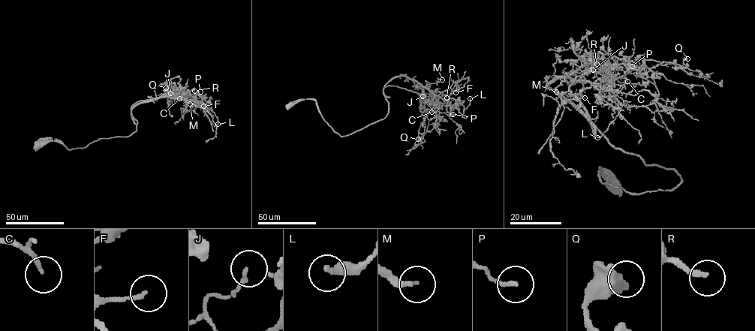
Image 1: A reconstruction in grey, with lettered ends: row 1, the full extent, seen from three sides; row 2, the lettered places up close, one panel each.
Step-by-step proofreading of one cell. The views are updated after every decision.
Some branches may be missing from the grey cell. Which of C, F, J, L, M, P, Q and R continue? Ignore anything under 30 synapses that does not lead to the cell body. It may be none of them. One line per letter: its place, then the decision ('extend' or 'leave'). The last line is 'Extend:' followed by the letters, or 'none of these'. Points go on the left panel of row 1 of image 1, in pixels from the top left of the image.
C: (179, 98) | extend
F: (203, 106) | leave
J: (170, 93) | leave
L: (218, 124) | leave
M: (190, 103) | extend
P: (200, 91) | leave
Q: (166, 88) | leave
R: (194, 91) | leave
Extend: C, M

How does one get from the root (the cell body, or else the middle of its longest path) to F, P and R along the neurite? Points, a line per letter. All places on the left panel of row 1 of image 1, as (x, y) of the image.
F: (37, 144), (57, 140), (70, 149), (127, 136), (136, 130), (132, 109), (160, 97), (203, 106)
P: (37, 144), (70, 149), (127, 136), (137, 102), (200, 91)
R: (37, 144), (57, 140), (70, 149), (127, 136), (136, 130), (134, 103), (168, 90), (194, 91)

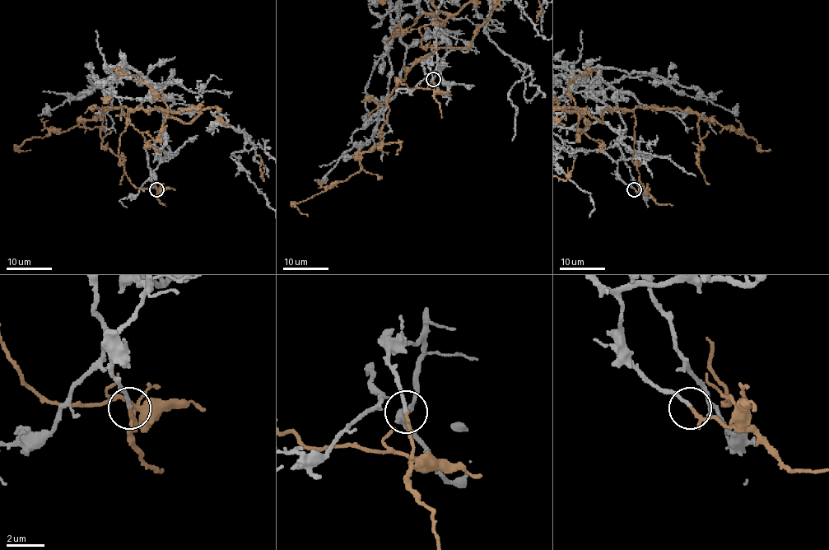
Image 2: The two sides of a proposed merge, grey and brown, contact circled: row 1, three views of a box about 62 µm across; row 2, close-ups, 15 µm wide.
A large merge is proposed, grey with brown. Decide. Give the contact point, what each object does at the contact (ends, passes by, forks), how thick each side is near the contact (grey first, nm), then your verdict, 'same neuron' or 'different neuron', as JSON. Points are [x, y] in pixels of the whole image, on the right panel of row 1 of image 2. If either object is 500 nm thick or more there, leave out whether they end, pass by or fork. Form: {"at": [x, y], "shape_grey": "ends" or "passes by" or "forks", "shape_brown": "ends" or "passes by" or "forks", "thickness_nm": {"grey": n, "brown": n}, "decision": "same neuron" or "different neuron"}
{"at": [634, 189], "shape_grey": "ends", "shape_brown": "ends", "thickness_nm": {"grey": 170, "brown": 180}, "decision": "different neuron"}

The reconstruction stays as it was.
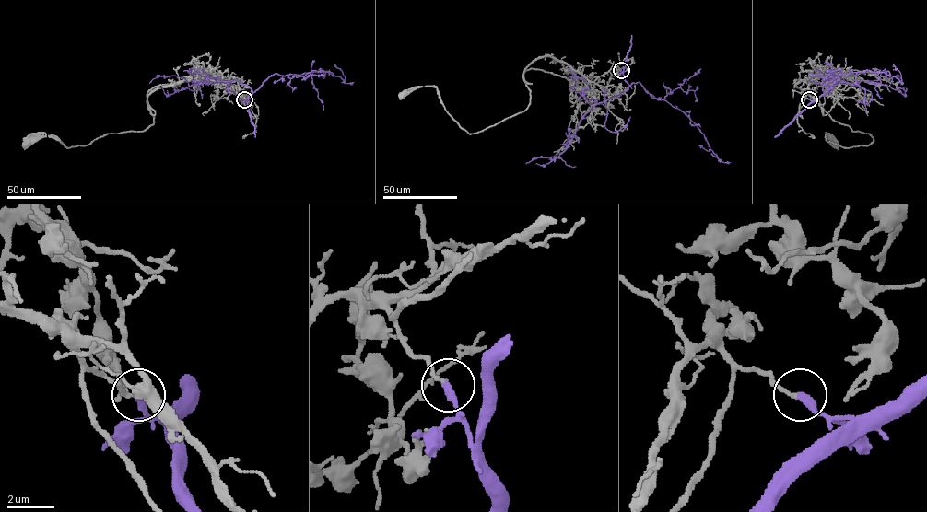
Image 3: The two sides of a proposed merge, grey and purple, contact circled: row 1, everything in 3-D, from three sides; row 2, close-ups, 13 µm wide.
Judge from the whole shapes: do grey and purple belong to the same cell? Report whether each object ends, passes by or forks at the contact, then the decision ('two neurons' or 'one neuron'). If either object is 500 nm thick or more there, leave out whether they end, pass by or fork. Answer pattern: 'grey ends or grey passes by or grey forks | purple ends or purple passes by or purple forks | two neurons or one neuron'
grey ends | purple ends | two neurons

